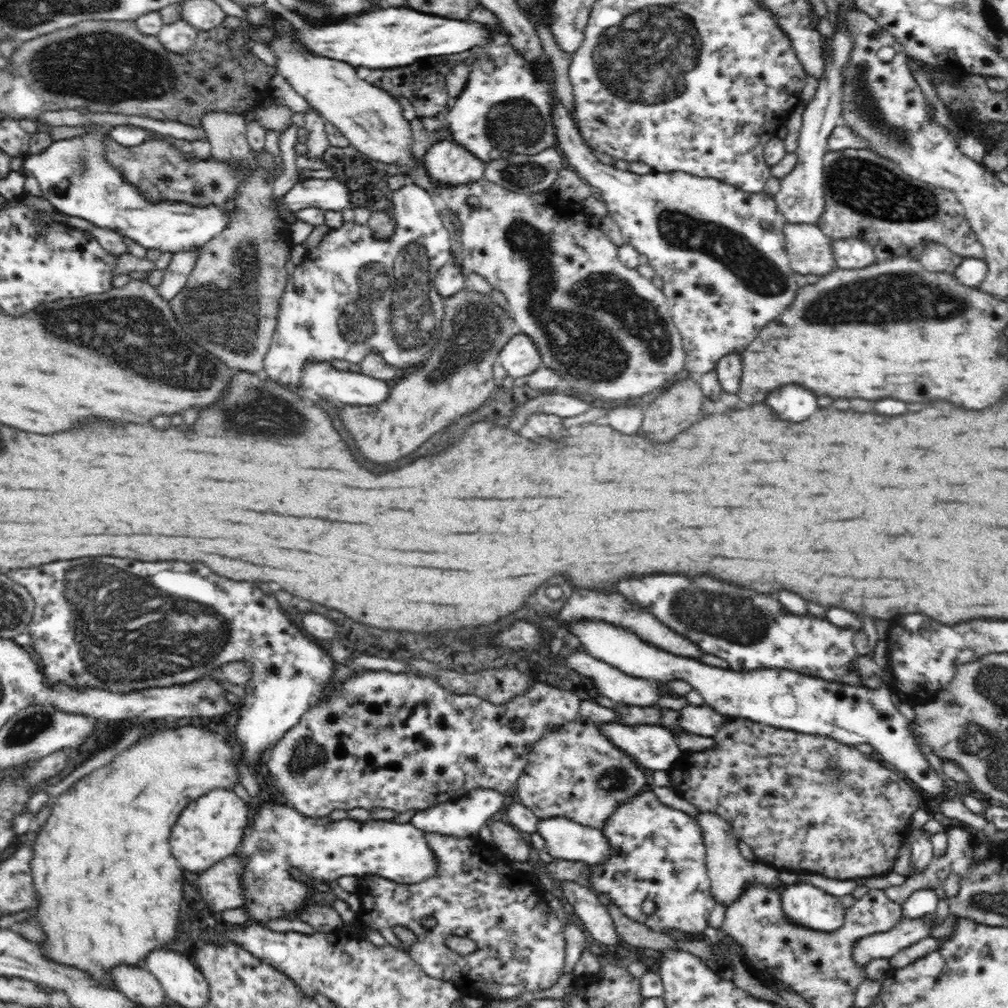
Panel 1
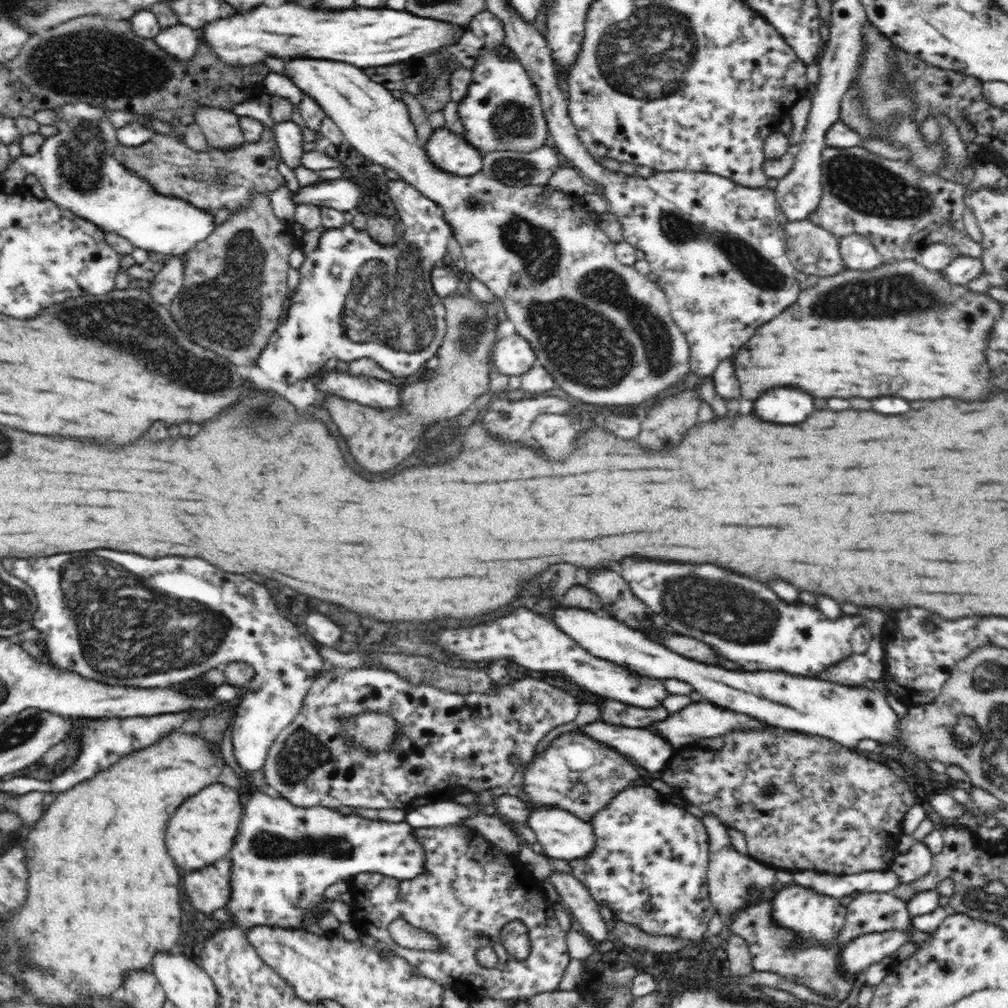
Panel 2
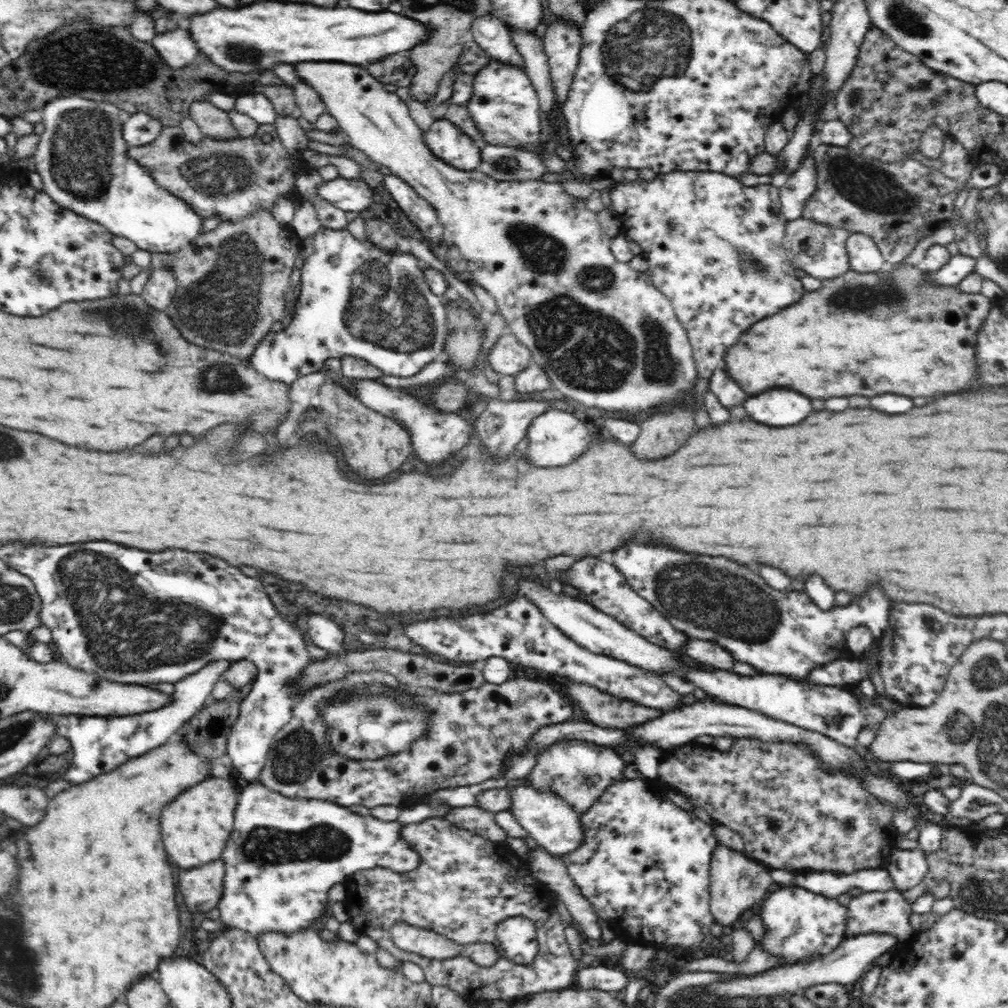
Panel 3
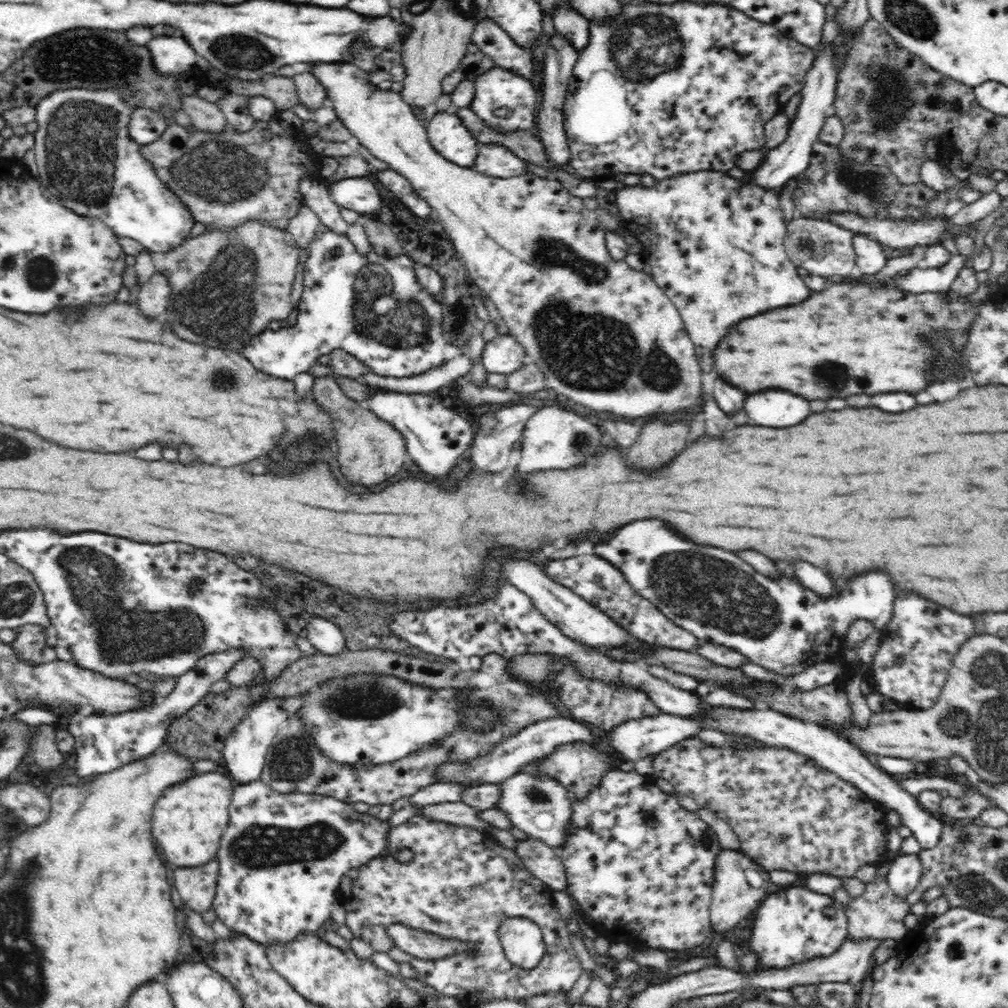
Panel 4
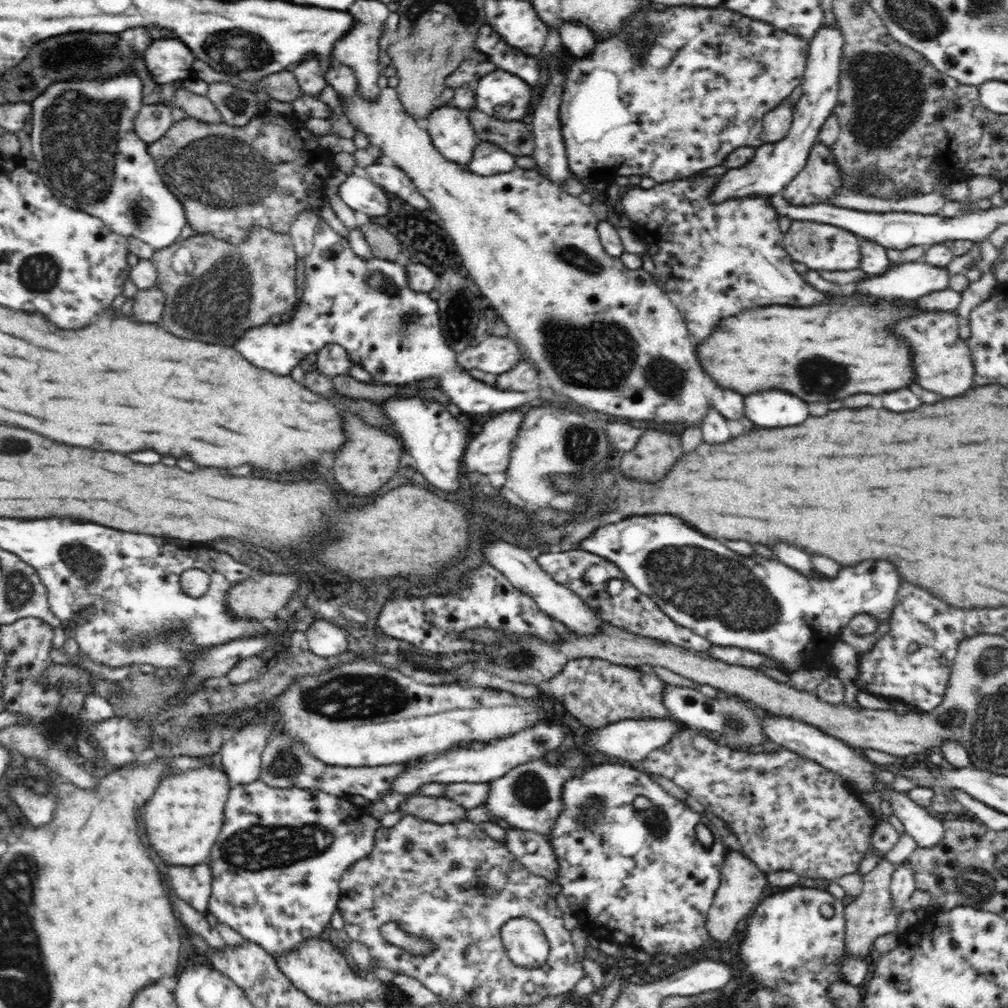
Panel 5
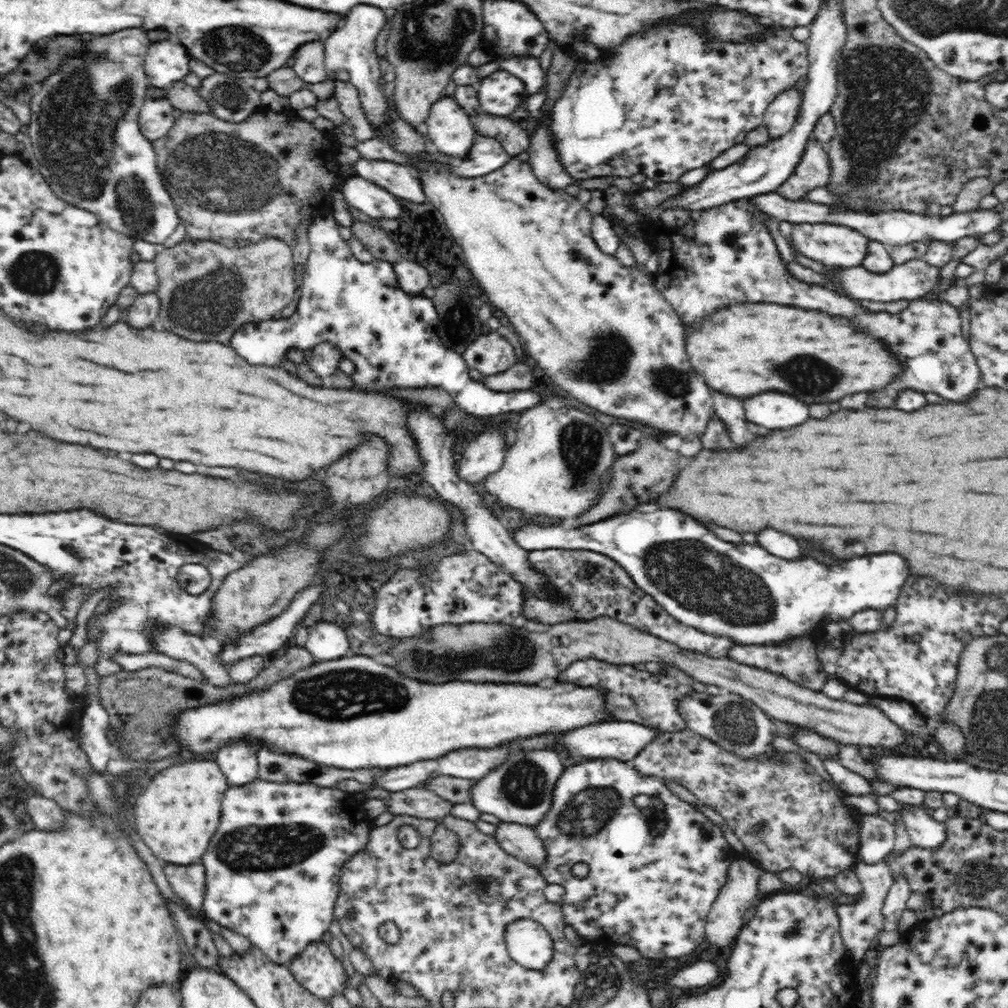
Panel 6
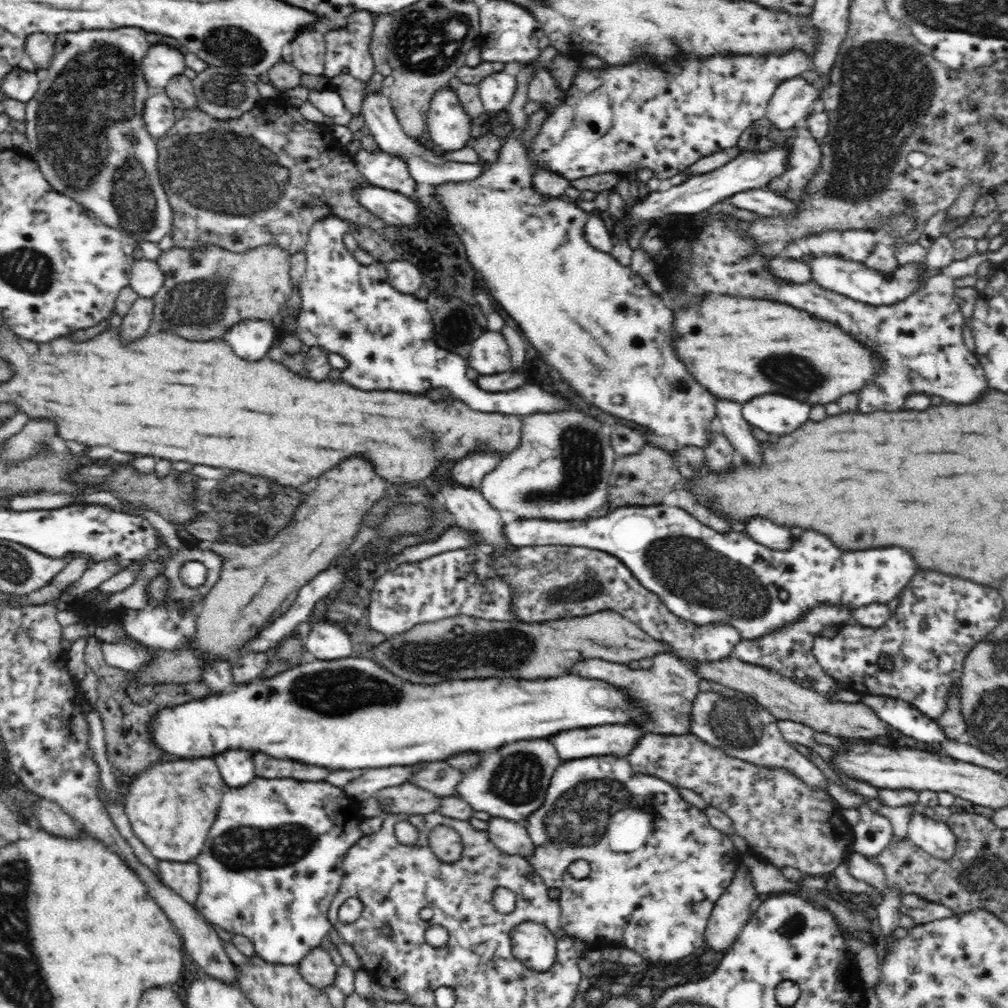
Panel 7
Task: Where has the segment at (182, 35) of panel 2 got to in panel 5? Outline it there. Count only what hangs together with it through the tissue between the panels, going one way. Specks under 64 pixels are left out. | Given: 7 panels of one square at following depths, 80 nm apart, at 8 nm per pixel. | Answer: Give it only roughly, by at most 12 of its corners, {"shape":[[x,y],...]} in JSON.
{"shape":[[177,38],[153,40],[142,54],[158,84],[192,74],[194,53]]}

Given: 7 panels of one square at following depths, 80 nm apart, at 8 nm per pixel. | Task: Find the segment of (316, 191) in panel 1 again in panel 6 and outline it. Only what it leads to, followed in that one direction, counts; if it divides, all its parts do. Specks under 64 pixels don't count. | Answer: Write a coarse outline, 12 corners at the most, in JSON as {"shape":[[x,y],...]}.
{"shape":[[360,176],[346,179],[347,204],[376,220],[402,214],[397,196]]}

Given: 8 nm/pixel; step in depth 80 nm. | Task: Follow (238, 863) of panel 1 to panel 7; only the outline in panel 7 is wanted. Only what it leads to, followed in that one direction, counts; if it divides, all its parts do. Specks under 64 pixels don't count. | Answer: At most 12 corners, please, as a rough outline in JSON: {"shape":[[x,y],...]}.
{"shape":[[160,862],[160,879],[186,902],[200,894],[195,862]]}

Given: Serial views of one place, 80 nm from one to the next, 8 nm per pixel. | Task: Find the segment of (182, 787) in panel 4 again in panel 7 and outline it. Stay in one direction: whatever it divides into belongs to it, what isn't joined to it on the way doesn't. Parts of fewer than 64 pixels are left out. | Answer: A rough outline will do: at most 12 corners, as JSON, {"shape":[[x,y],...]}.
{"shape":[[210,758],[157,762],[126,814],[158,860],[204,848],[224,780]]}

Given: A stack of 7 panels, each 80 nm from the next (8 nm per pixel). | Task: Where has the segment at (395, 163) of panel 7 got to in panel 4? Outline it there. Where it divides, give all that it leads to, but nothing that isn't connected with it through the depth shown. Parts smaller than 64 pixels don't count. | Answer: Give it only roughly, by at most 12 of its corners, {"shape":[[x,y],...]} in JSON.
{"shape":[[390,168],[374,170],[379,184],[393,192],[412,214],[431,216],[431,206],[411,182]]}

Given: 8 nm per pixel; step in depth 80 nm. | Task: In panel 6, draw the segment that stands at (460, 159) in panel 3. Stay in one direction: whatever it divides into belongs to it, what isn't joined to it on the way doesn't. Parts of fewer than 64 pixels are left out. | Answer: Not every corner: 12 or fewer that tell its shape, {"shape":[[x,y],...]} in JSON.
{"shape":[[444,95],[423,130],[438,151],[459,161],[478,138],[472,117]]}

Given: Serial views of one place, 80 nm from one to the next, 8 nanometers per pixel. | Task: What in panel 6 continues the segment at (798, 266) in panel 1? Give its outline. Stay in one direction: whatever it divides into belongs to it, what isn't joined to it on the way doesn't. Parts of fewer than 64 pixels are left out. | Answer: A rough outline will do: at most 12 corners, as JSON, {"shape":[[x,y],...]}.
{"shape":[[794,223],[798,254],[829,268],[863,263],[870,239],[847,226]]}

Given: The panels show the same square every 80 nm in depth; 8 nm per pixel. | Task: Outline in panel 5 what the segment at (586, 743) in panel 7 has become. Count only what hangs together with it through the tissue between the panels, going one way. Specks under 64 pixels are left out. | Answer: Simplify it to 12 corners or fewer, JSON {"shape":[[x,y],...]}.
{"shape":[[622,720],[585,734],[610,760],[644,760],[686,726]]}

